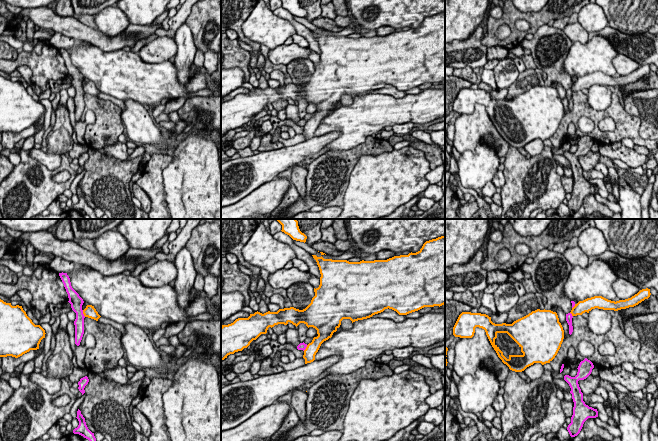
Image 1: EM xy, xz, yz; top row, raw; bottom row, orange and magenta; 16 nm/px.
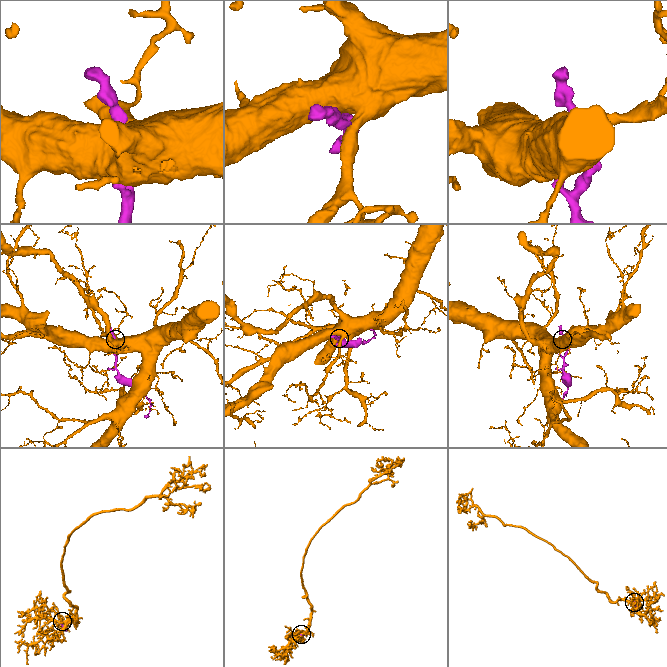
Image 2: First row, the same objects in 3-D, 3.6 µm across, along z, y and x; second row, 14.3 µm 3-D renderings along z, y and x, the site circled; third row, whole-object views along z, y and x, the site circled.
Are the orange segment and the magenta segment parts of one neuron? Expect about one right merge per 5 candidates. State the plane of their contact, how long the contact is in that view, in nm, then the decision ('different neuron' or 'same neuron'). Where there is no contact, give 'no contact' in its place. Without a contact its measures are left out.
contact in xy; length 120 nm; different neuron

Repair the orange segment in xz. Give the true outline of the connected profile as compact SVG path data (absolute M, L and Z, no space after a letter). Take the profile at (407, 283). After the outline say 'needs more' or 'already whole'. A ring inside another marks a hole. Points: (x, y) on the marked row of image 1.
M445 236L426 241L422 248L416 253L408 255L394 256L387 260L349 262L347 260L324 259L322 256L312 255L316 260L320 270L320 285L314 288L315 296L311 303L303 310L294 307L279 309L277 312L266 312L264 314L255 312L248 318L238 318L233 323L221 326L221 361L228 355L242 351L247 348L253 340L261 334L266 334L269 327L278 324L287 325L289 322L296 327L304 323L308 328L313 327L317 330L317 337L314 337L304 350L303 358L305 364L315 360L321 344L332 337L333 333L341 325L343 319L350 319L353 322L372 317L383 312L385 309L392 309L399 315L407 315L418 311L424 307L442 306L445 304Z; already whole

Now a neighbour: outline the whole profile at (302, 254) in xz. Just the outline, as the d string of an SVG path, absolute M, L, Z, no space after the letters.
M282 231L275 233L273 237L282 243L288 244L292 248L292 250L295 252L297 258L306 262L306 264L309 267L309 273L315 275L316 277L320 279L321 274L320 274L319 267L317 265L316 260L313 258L313 256L310 253L308 253L303 248L297 246L293 242L294 240L289 235L285 234Z

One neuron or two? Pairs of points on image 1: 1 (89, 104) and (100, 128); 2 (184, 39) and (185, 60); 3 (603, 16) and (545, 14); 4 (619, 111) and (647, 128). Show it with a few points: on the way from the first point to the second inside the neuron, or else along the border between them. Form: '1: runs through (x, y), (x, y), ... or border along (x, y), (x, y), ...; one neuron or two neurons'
1: runs through (95, 108), (100, 113), (100, 122); one neuron
2: runs through (185, 44), (185, 55); one neuron
3: border along (580, 10), (577, 12); two neurons
4: border along (624, 107), (640, 120), (639, 135), (647, 139); two neurons

